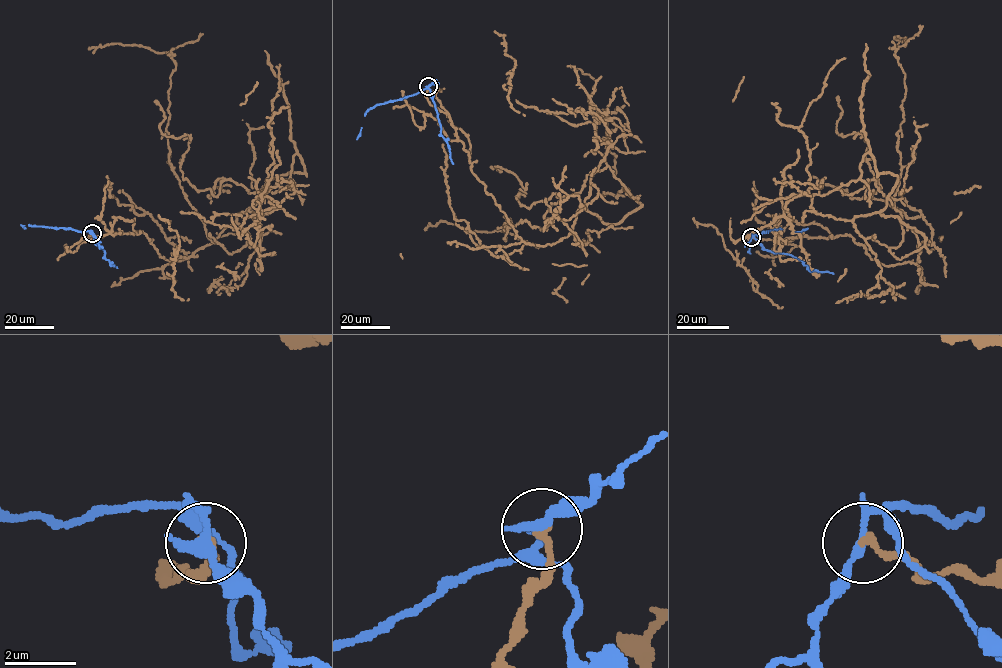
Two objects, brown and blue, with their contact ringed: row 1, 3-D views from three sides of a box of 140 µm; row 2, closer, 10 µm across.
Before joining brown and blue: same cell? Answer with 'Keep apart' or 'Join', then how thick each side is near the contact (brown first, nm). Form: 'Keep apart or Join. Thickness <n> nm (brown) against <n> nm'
Keep apart. Thickness 240 nm (brown) against 240 nm

